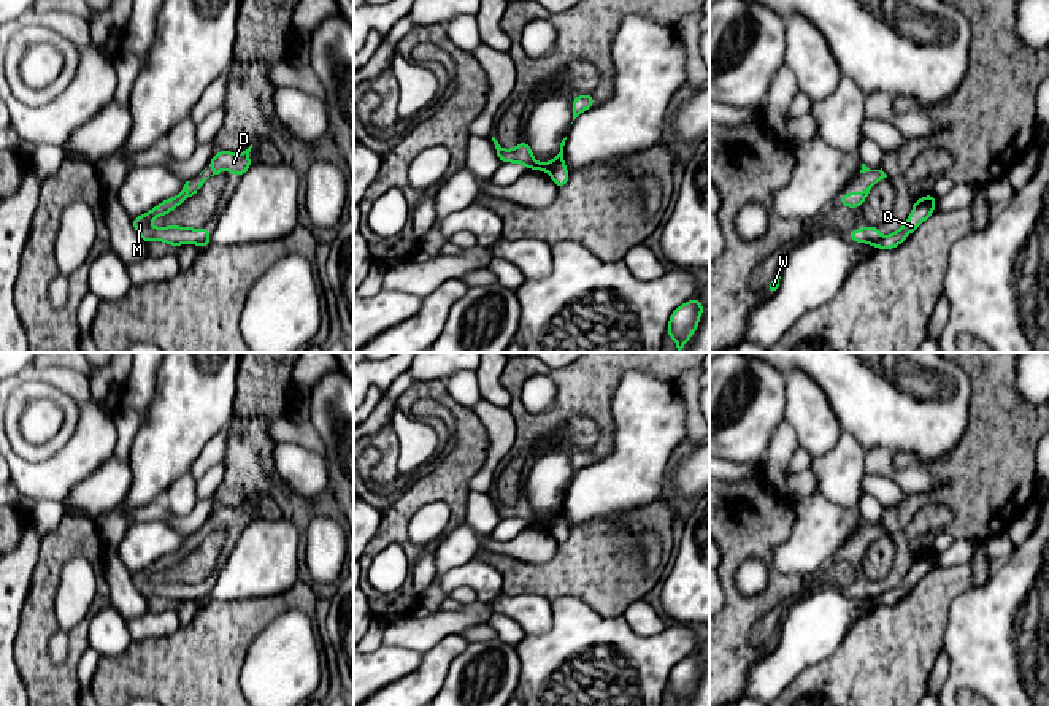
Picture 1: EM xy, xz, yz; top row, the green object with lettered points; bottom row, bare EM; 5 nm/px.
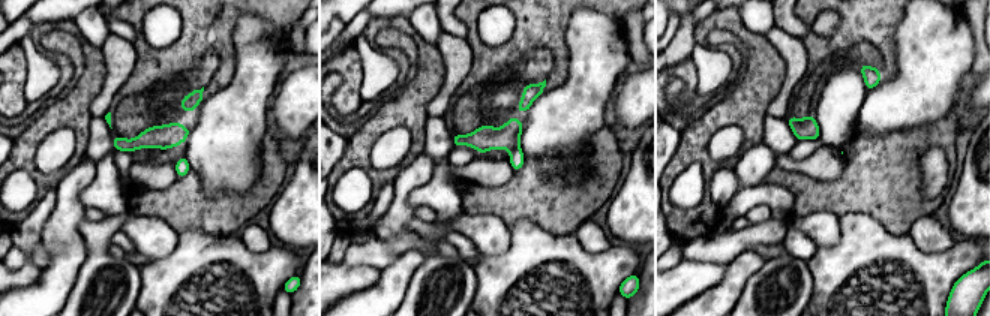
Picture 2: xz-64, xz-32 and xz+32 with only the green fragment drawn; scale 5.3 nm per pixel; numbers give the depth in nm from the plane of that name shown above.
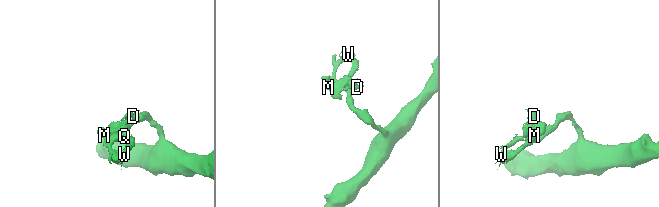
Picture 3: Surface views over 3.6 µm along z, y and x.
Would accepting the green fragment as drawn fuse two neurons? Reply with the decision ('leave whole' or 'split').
split

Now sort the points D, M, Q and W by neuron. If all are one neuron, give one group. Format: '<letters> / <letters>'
D M W / Q

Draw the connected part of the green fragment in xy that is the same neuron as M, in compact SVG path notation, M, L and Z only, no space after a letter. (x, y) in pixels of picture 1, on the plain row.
M203 533L200 537L198 543L190 551L187 549L189 544L190 544L190 541L189 541L190 537L186 537L183 546L178 551L160 557L159 560L156 560L148 568L133 573L132 579L133 579L133 584L136 586L136 589L140 591L140 594L144 598L157 595L157 597L167 598L167 600L170 600L173 603L176 603L179 600L200 600L200 598L209 597L211 595L211 587L208 584L205 584L205 583L192 584L192 583L167 581L167 583L154 584L151 581L151 576L154 573L162 573L162 571L168 570L170 567L173 567L175 564L178 564L181 559L184 559L189 552L192 552L194 549L197 549L197 546L203 541L203 538L206 535L208 533Z

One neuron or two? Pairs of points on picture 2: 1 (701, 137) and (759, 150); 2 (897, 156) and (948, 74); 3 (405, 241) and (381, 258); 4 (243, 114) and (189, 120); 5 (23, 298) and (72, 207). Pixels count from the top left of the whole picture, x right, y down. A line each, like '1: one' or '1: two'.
1: two
2: two
3: one
4: two
5: one

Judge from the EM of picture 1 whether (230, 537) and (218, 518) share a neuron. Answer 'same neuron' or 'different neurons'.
same neuron

